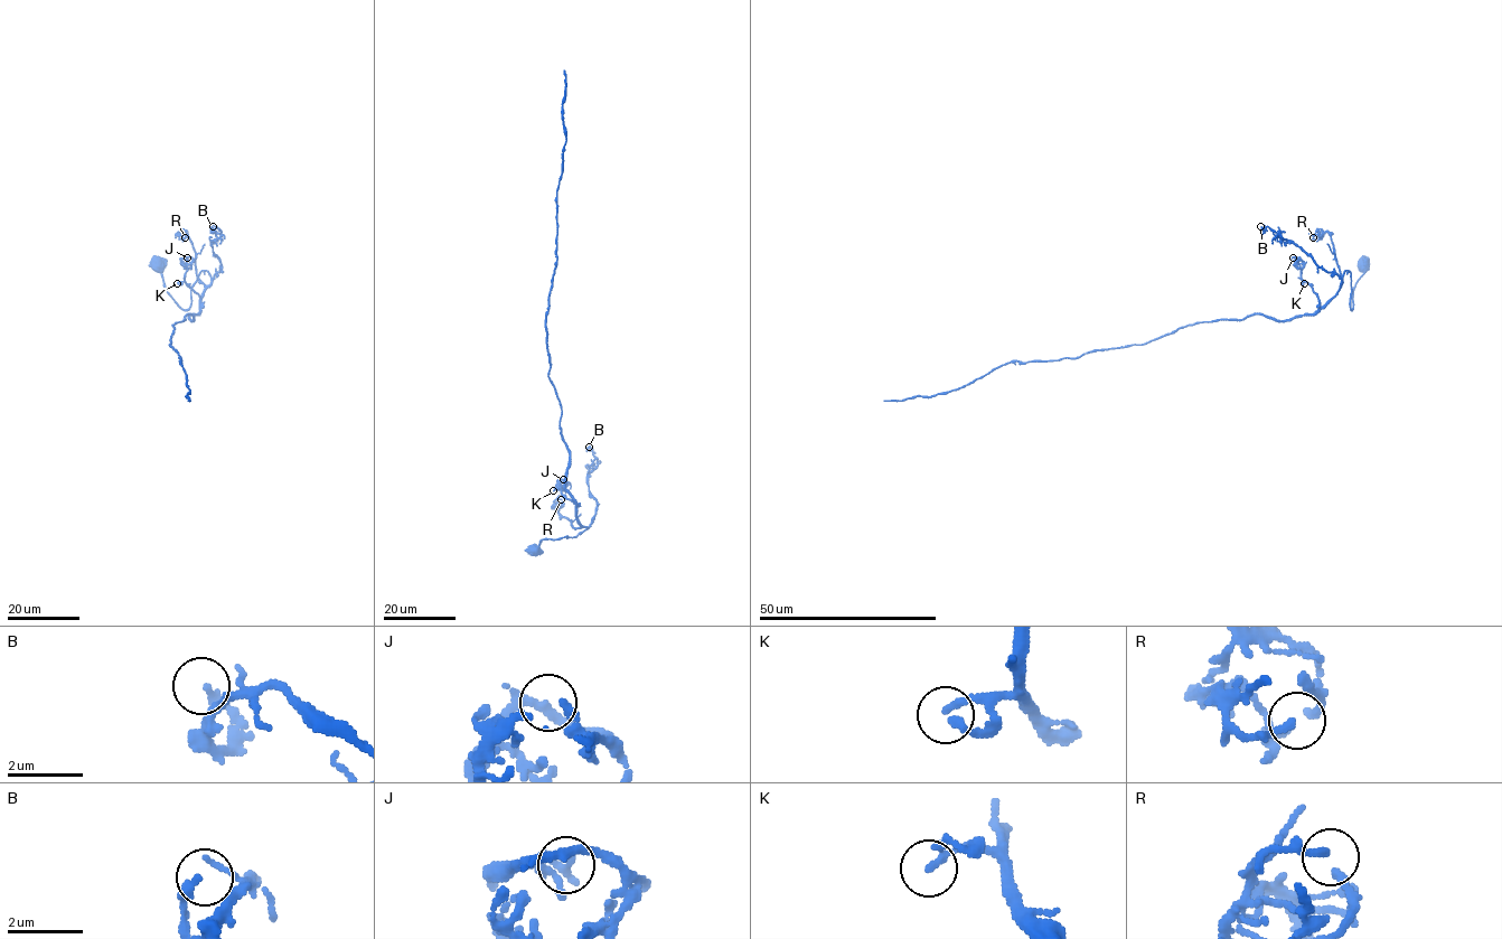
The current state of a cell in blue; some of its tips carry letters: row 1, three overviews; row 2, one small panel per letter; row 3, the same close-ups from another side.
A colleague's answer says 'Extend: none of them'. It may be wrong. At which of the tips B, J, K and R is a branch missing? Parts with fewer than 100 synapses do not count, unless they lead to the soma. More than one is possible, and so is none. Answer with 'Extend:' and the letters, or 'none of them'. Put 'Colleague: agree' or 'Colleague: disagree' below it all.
Extend: none of them
Colleague: agree

